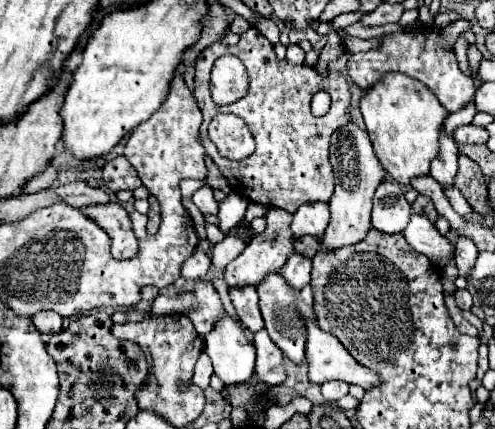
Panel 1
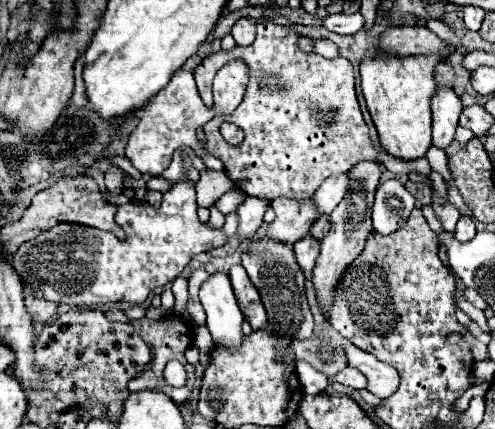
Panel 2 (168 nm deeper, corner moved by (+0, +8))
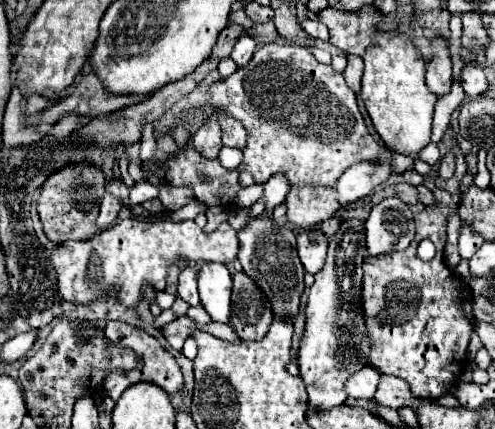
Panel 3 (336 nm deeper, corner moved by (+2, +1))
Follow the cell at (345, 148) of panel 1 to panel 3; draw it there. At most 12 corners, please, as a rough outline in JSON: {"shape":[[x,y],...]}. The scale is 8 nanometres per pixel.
{"shape":[[342,223],[308,295],[298,369],[312,407],[368,365],[364,223]]}

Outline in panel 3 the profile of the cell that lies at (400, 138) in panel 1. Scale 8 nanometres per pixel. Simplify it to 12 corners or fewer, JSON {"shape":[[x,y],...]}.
{"shape":[[372,5],[326,7],[330,43],[364,59],[362,101],[386,147],[430,143],[436,95]]}

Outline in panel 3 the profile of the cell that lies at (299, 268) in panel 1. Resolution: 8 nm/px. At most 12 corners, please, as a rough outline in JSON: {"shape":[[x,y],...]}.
{"shape":[[320,227],[298,233],[298,255],[316,275],[326,259],[330,239]]}

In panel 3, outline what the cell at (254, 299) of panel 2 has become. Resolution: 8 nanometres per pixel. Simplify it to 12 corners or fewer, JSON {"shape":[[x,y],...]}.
{"shape":[[244,271],[234,275],[230,327],[260,341],[274,313]]}

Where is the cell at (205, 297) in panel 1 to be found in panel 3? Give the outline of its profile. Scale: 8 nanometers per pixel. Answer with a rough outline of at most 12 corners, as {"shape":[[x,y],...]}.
{"shape":[[184,267],[178,279],[178,297],[200,305],[198,273]]}

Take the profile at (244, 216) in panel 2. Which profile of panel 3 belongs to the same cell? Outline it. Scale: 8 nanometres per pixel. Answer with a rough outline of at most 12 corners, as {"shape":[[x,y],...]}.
{"shape":[[272,175],[264,187],[266,211],[284,203],[286,175]]}

